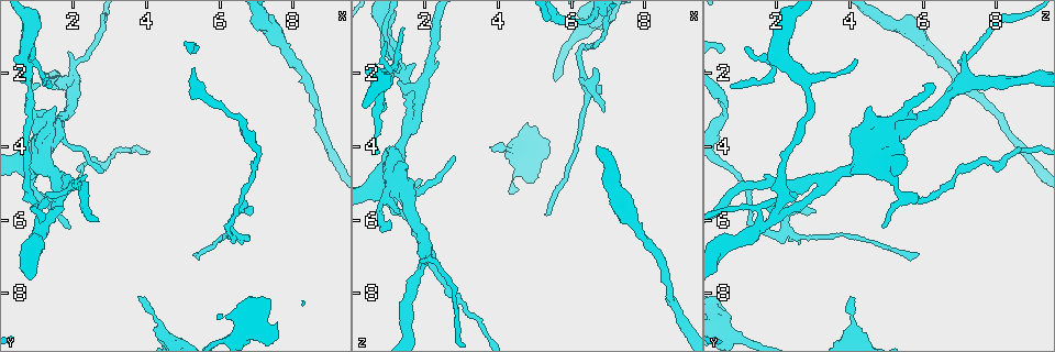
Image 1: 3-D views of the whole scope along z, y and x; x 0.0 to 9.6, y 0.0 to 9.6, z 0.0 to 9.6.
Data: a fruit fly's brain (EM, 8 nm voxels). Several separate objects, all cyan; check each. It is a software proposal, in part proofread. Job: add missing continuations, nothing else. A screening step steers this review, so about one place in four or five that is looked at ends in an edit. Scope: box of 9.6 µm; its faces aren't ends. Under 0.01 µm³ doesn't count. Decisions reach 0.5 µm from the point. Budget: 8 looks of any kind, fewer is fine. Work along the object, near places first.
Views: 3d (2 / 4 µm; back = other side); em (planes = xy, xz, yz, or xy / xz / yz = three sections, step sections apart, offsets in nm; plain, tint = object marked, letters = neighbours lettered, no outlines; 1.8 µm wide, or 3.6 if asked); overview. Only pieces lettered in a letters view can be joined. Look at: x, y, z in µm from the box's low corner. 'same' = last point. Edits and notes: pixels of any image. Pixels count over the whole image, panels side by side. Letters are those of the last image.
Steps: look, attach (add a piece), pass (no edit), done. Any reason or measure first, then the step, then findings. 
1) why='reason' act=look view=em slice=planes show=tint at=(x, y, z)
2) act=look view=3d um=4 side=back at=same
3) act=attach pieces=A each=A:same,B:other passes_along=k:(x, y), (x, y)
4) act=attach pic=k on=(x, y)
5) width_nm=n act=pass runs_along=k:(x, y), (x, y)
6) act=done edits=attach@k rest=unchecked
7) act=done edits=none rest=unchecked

why='an open end' act=look view=3d um=2 at=(3.75, 8.15, 4.00)

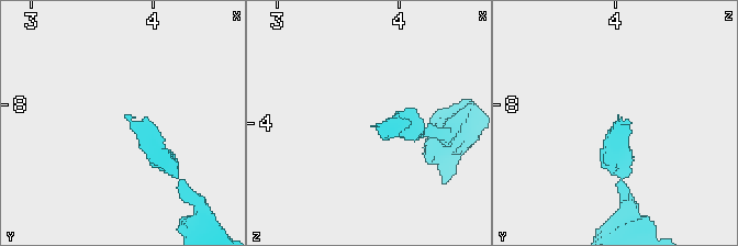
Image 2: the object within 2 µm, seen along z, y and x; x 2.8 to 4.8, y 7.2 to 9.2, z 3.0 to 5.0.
act=look view=em um=3.6 slice=xy step=4 show=letters at=(3.76, 8.10, 4.00)

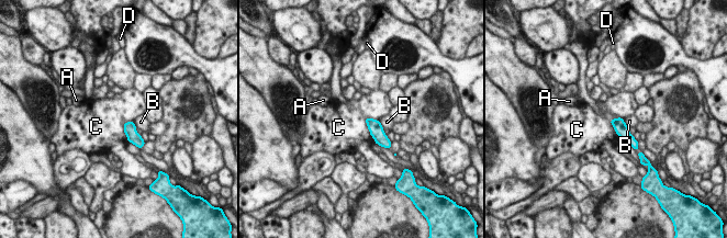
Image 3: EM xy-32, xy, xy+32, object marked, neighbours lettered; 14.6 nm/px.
width_nm=120 act=pass each=A:other,B:other,C:other,D:other border=3:(366, 117), (369, 134), (376, 143) found='none of them fits'

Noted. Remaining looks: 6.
why='branch stops here' act=look view=em slice=xz step=4 show=letters at=(6.65, 5.50, 1.80)

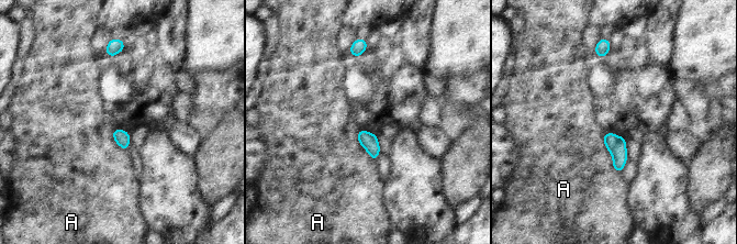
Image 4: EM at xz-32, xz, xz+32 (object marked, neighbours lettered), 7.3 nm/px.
act=pass each=A:other border=4:(603, 134), (612, 165), (621, 173) found='no lettered piece goes on from it'

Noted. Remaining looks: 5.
why='free end' act=look view=3d um=2 at=(0.95, 1.25, 1.15)

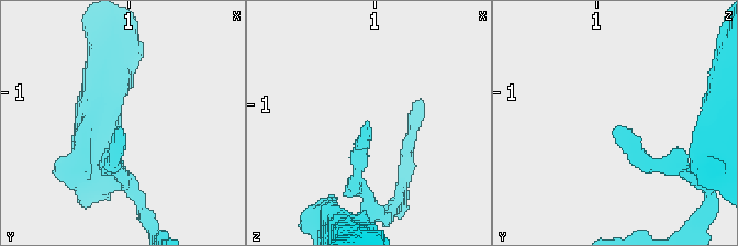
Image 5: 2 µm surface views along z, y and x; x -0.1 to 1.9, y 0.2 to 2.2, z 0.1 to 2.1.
act=look view=em slice=xy step=16 show=letters at=(0.92, 1.28, 1.18)

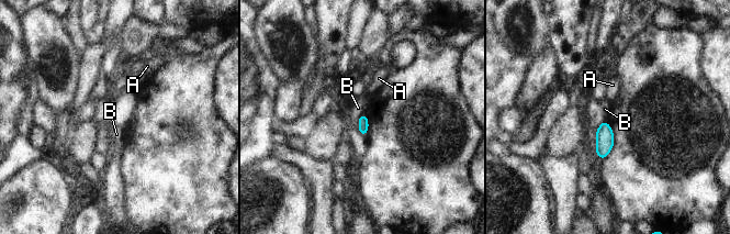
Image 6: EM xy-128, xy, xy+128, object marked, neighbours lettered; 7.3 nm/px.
why='cut it another way' act=look view=em slice=planes show=letters at=same

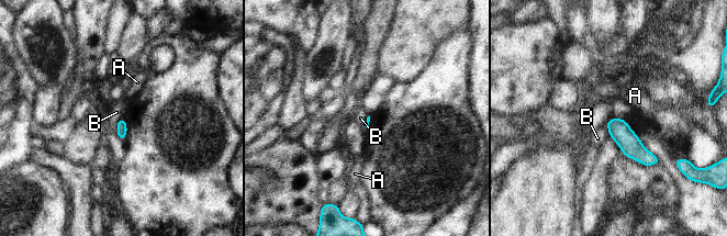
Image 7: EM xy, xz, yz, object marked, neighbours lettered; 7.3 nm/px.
act=pass each=A:other,B:other runs_along=7:(610, 124), (645, 157), (655, 160) found='no lettered piece goes on from it'

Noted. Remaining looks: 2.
act=done edits=none rest=unchecked

